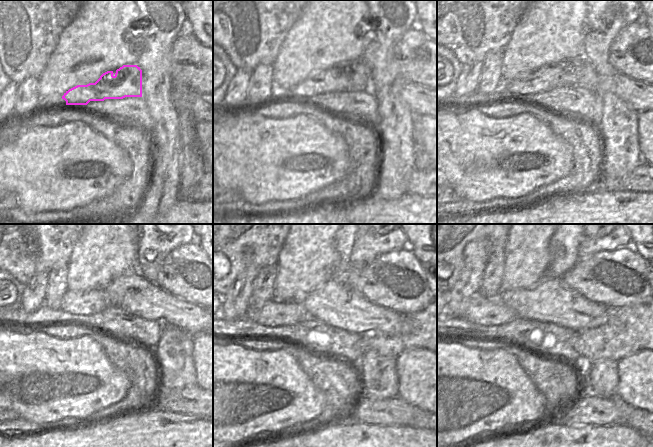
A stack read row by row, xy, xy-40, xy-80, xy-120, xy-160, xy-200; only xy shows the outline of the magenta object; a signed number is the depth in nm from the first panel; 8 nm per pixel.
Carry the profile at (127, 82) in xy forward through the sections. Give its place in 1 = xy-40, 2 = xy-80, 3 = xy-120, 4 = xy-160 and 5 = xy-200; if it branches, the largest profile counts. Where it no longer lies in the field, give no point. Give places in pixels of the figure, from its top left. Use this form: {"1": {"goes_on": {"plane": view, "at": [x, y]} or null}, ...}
{"1": {"goes_on": {"plane": "xy-40", "at": [352, 75]}}, "2": {"goes_on": {"plane": "xy-80", "at": [547, 78]}}, "3": {"goes_on": {"plane": "xy-120", "at": [95, 301]}}, "4": {"goes_on": {"plane": "xy-160", "at": [272, 314]}}, "5": {"goes_on": {"plane": "xy-200", "at": [480, 310]}}}

